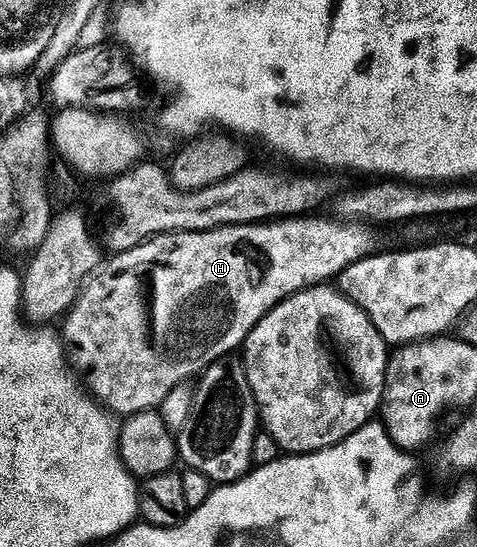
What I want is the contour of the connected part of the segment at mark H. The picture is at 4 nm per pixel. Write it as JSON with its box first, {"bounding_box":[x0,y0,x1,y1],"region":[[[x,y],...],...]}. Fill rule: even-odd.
{"bounding_box":[60,217,375,417],"region":[[[286,217],[281,221],[267,221],[261,225],[245,223],[239,227],[217,227],[211,231],[176,231],[165,235],[158,235],[142,243],[138,248],[131,251],[115,254],[114,259],[107,258],[102,266],[94,272],[81,288],[81,294],[74,305],[64,315],[66,324],[60,327],[60,338],[68,352],[68,362],[75,372],[80,376],[87,392],[94,397],[106,409],[118,417],[129,417],[138,415],[142,411],[152,411],[161,408],[161,403],[177,389],[181,383],[189,379],[197,380],[201,371],[206,371],[217,359],[226,359],[233,356],[246,342],[246,338],[252,333],[252,329],[263,319],[273,307],[284,302],[295,295],[298,291],[304,291],[308,287],[329,284],[337,280],[344,269],[348,269],[356,261],[367,259],[369,255],[375,254],[374,235],[369,226],[364,223],[343,223],[333,217],[327,219],[314,219],[318,217]],[[226,319],[226,347],[166,347],[166,339],[178,339],[178,331],[190,331],[190,323],[198,327],[210,327],[210,335],[202,335],[202,339],[222,339],[214,327]]]}

